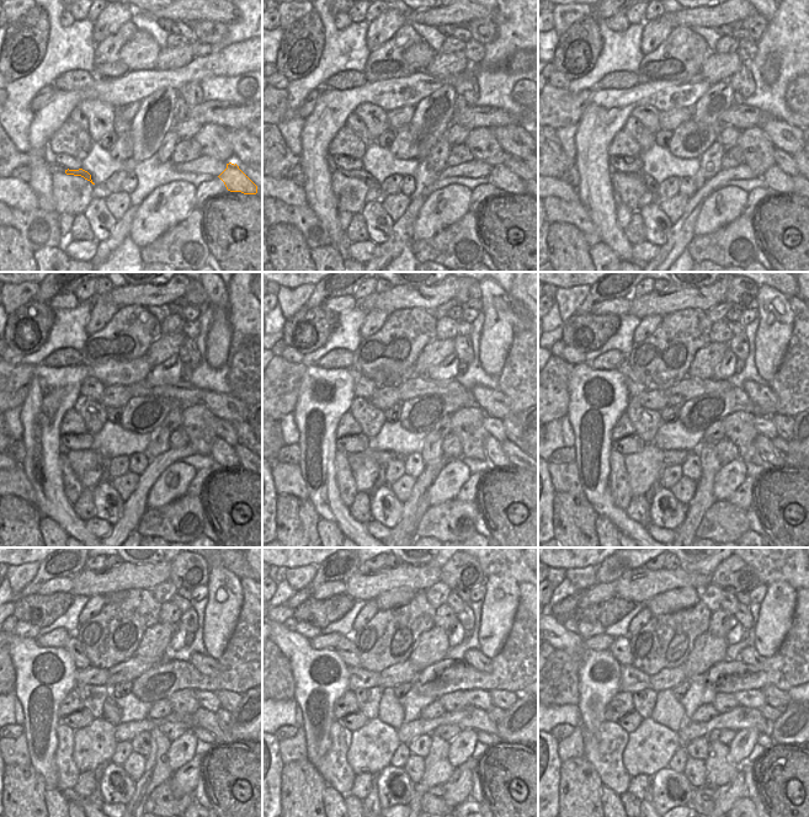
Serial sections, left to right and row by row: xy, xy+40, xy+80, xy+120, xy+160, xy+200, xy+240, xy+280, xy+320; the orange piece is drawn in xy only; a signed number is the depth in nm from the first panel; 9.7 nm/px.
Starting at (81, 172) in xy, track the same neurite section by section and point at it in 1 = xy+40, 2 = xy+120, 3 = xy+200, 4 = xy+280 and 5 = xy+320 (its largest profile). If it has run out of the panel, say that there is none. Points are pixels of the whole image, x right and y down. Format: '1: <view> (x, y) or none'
1: xy+40 (368, 179)
2: xy+120 (100, 458)
3: xy+200 (670, 458)
4: xy+280 (473, 717)
5: xy+320 (739, 717)

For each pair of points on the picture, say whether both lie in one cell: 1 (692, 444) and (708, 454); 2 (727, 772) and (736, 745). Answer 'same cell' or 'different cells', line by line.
1: different cells
2: different cells

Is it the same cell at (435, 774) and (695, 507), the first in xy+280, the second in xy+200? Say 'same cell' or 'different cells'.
same cell

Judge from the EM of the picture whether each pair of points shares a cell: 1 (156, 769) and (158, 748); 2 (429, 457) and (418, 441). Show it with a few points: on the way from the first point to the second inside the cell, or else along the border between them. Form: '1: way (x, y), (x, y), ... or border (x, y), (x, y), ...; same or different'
1: way (156, 764), (158, 753); same
2: border (427, 432), (420, 452); different

